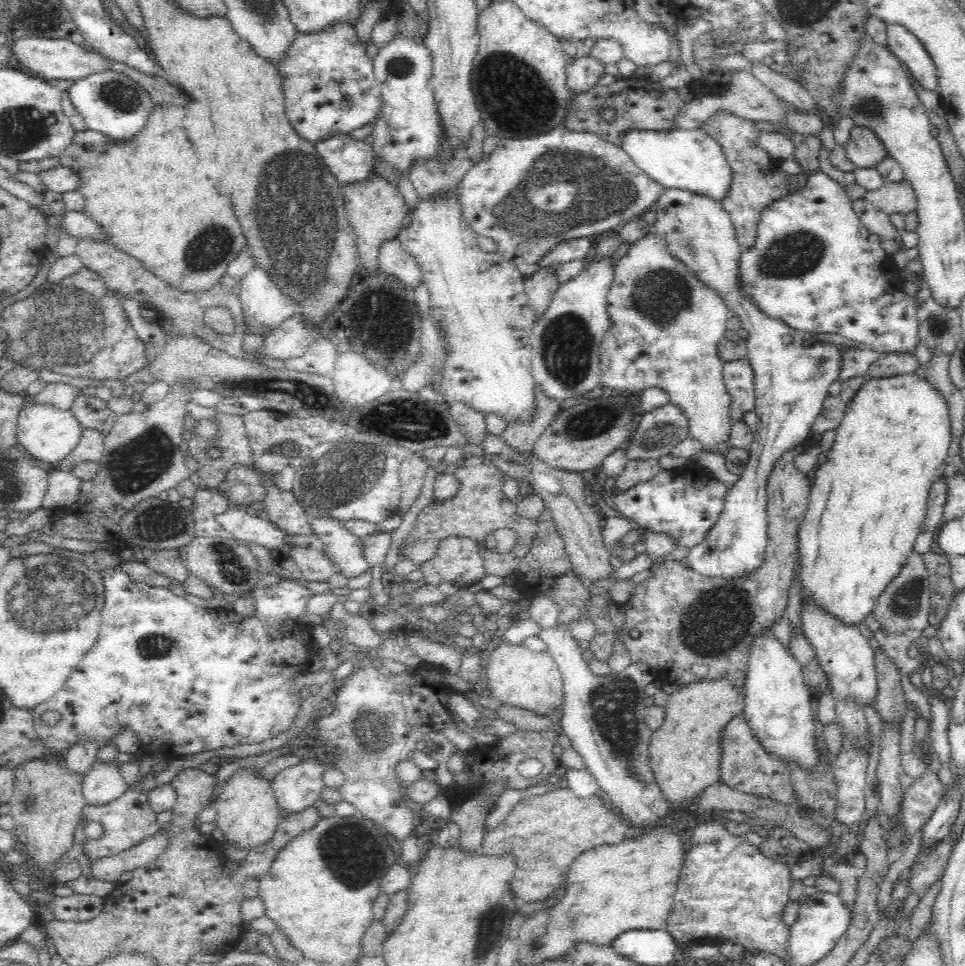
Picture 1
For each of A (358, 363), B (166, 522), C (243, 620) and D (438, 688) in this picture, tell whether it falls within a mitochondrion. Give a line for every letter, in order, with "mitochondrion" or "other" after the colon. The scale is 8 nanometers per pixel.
A: other
B: mitochondrion
C: other
D: other

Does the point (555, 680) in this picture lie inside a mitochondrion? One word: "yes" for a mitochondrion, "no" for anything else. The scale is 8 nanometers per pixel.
no

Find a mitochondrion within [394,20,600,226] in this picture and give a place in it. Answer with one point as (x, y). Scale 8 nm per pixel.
(514, 89)

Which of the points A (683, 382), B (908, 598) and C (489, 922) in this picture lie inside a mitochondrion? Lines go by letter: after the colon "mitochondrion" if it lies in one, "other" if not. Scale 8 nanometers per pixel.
A: other
B: mitochondrion
C: mitochondrion

